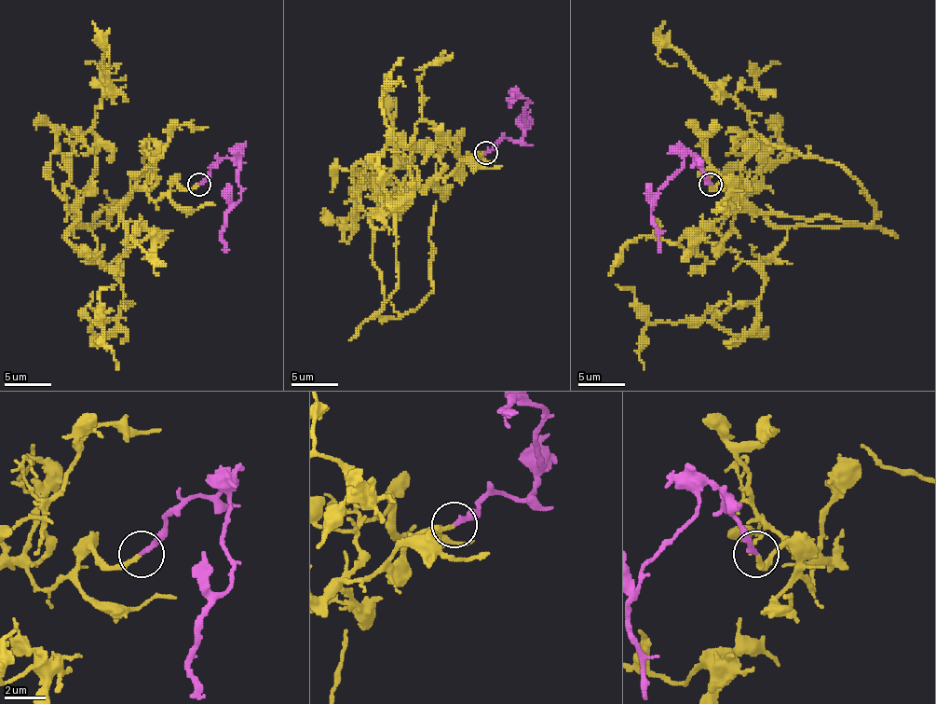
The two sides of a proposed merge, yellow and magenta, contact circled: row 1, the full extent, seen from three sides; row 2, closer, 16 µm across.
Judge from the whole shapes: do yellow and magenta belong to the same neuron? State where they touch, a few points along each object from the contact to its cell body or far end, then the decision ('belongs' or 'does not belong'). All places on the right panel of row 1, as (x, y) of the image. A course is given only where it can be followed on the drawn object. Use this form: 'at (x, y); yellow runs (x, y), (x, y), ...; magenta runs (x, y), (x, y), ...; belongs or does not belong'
at (710, 185); yellow runs (710, 184), (858, 224), (775, 226), (747, 202), (764, 167), (750, 116), (660, 49), (677, 63); magenta runs (710, 184), (696, 162), (698, 158), (684, 156), (684, 165), (657, 190), (651, 207), (660, 252); belongs

